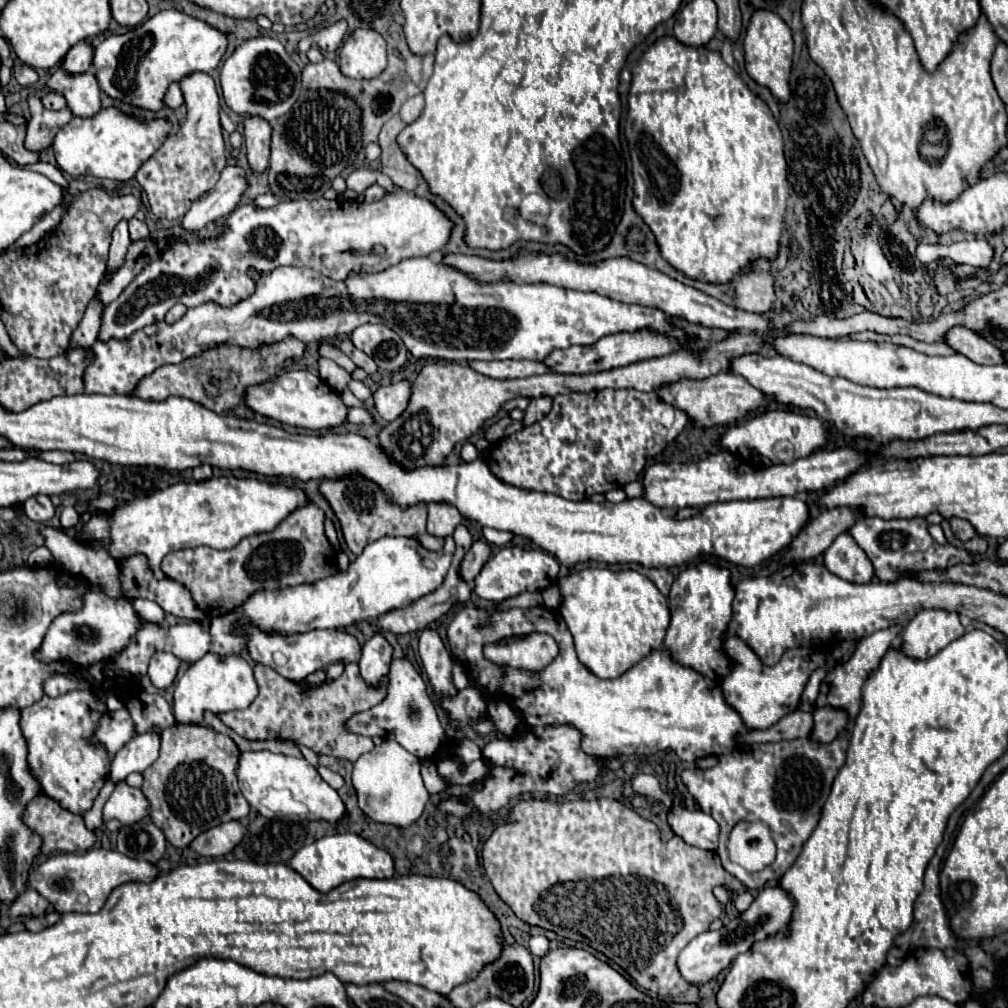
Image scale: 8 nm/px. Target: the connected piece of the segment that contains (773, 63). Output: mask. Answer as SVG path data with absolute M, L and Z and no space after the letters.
M758 9L752 13L750 25L744 35L744 55L746 55L746 71L748 75L760 83L766 85L774 97L786 101L790 95L788 87L788 75L792 67L792 33L790 27L784 23L782 17L768 9Z

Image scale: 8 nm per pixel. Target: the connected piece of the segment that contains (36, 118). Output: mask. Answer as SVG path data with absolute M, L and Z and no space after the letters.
M36 95L28 97L28 105L30 105L32 119L28 121L26 147L42 151L54 141L58 129L64 127L72 119L72 111L68 107L64 107L60 111L50 111L42 105L40 97L36 97Z

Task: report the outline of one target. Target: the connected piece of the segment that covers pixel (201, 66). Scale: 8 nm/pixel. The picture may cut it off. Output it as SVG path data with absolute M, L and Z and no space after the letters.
M166 9L128 33L106 37L94 49L92 71L106 95L130 105L158 111L164 105L162 93L166 93L166 85L170 85L170 81L180 81L186 73L194 71L214 71L222 61L226 47L228 33L178 9Z

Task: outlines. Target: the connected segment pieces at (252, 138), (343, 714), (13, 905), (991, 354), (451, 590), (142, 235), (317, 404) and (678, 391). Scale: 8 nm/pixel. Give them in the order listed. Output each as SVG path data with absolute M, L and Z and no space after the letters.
M260 115L244 117L244 139L246 139L246 149L248 149L248 161L254 171L268 169L270 133L272 133L270 123L262 119Z
M348 663L344 673L334 679L326 681L322 687L316 687L308 693L302 693L298 683L284 679L278 675L274 669L266 665L256 665L254 675L258 681L258 697L252 701L252 705L244 711L228 711L222 713L220 719L224 725L234 729L240 737L246 739L290 739L298 745L310 747L314 753L324 753L332 755L338 759L348 759L356 761L362 753L374 749L372 737L362 737L348 733L344 723L350 715L358 711L366 711L374 705L378 705L386 697L386 687L388 687L388 675L382 677L378 687L368 685L360 677L360 669L356 663Z
M26 887L22 895L18 895L14 901L8 903L10 917L42 917L46 909L48 909L48 901L32 887Z
M960 325L946 331L944 343L978 365L998 365L1004 357L1004 351L994 349L984 337L978 337L978 333Z
M456 545L456 555L454 555L452 567L450 567L450 571L448 571L446 583L442 583L436 591L428 593L426 597L420 597L420 599L416 599L416 601L412 601L412 603L400 607L400 609L392 609L392 611L388 611L388 613L376 617L376 619L374 619L374 625L376 625L380 631L384 631L384 633L390 631L390 633L394 633L394 635L418 633L418 631L426 629L432 621L436 621L438 617L442 617L454 603L464 603L464 601L468 601L472 589L466 585L466 581L462 581L462 577L458 577L458 561L462 561L462 557L464 557L464 547Z
M130 219L130 239L132 241L138 241L138 239L148 239L150 233L148 233L148 227L144 221L140 219Z
M286 371L262 385L250 387L246 395L246 405L264 417L270 417L290 427L300 427L310 431L340 427L346 423L346 415L350 411L340 399L338 391L332 389L320 377L312 375L310 371Z
M724 371L718 373L714 377L708 379L700 379L700 381L690 381L690 379L682 379L674 385L668 385L662 389L662 399L666 403L670 403L676 409L682 409L688 419L696 425L696 427L716 427L716 425L732 425L738 419L744 419L750 411L760 409L764 405L768 405L768 397L752 387L746 377Z

